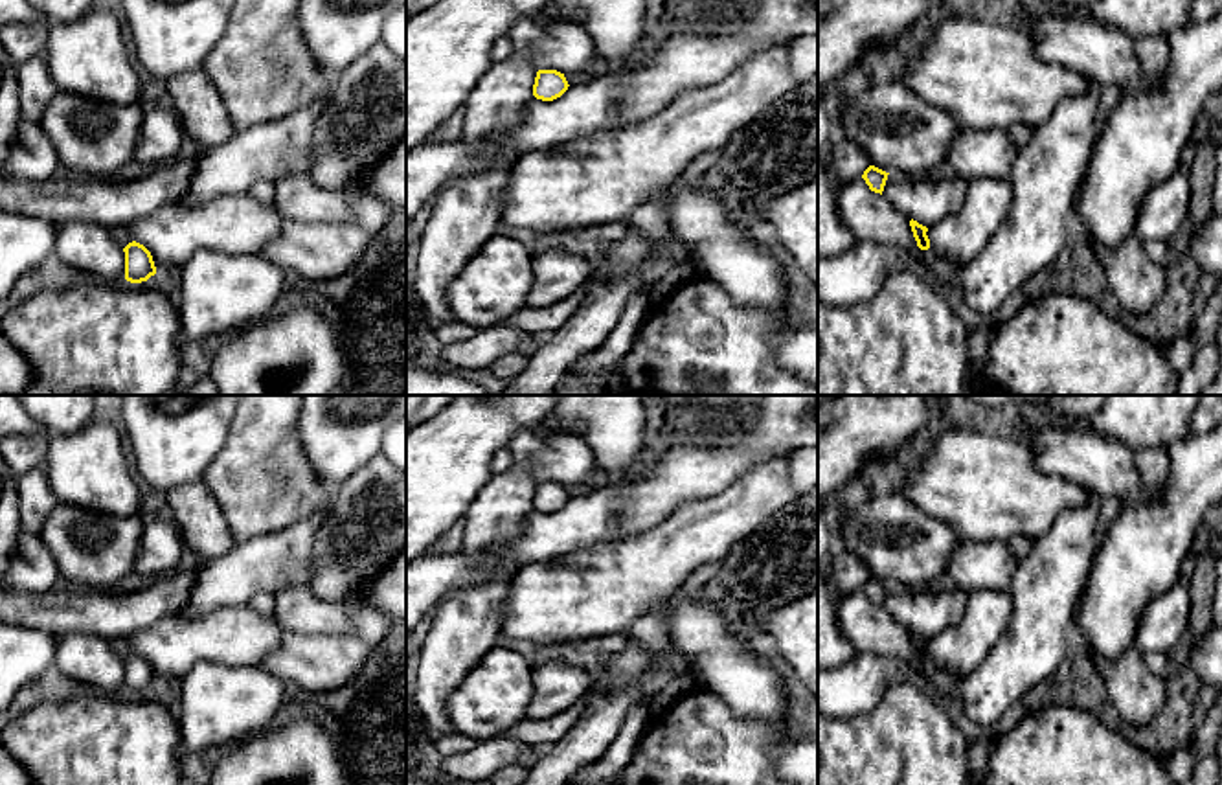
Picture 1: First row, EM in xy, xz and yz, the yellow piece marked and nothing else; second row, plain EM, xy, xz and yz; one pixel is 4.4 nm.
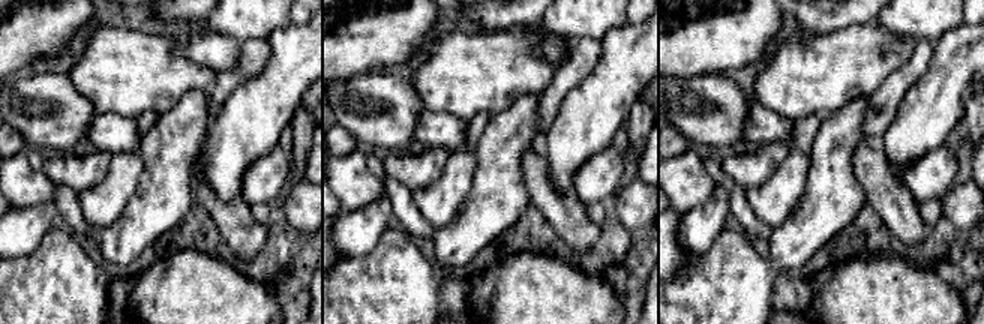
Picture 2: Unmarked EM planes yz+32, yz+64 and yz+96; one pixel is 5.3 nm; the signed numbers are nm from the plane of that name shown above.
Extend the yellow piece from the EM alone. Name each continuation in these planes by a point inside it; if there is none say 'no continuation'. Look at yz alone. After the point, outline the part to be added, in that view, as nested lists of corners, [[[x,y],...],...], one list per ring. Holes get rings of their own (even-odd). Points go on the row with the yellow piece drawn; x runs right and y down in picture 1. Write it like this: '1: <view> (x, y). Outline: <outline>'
no continuation

